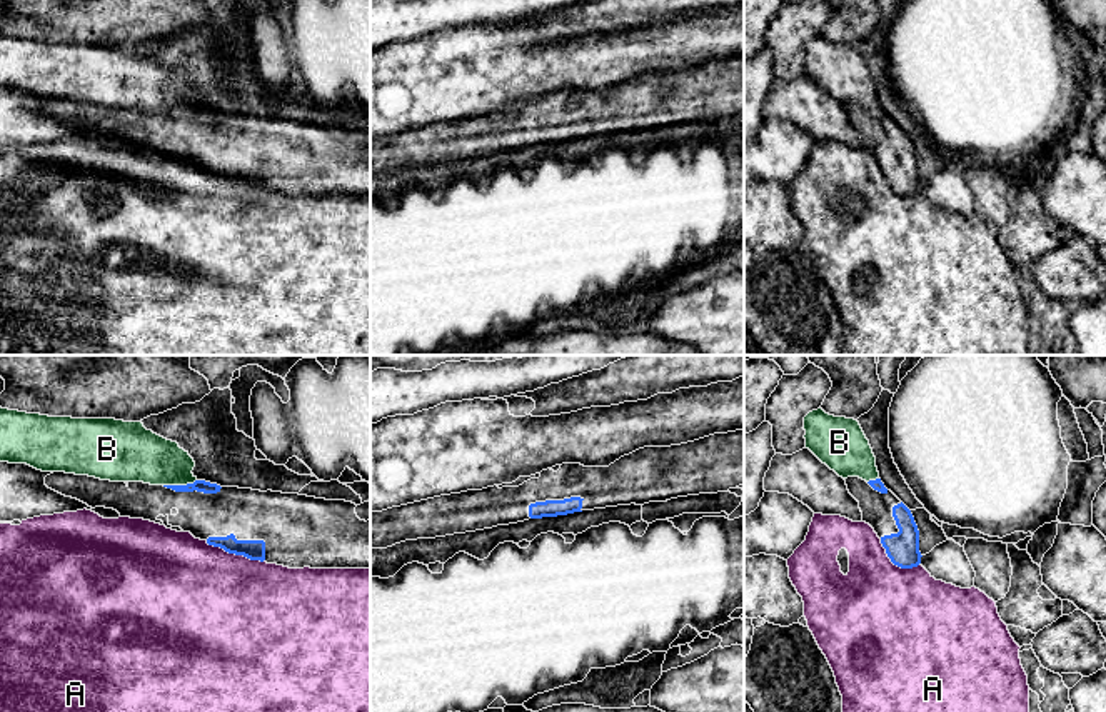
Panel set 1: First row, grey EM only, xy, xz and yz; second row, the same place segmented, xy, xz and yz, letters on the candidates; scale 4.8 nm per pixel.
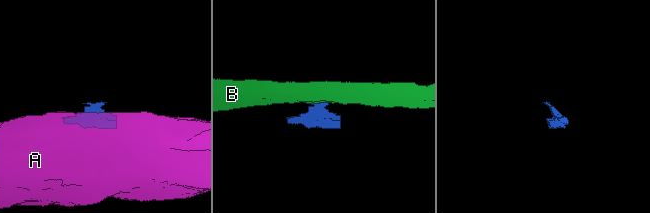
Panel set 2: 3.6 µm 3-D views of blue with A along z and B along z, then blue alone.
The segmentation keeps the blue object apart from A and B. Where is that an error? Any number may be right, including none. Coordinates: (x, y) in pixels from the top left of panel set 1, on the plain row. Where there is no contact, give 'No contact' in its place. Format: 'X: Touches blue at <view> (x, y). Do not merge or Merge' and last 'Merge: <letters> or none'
A: Touches blue at xy (236, 180). Do not merge
B: Touches blue at xy (179, 112). Do not merge
Merge: none

